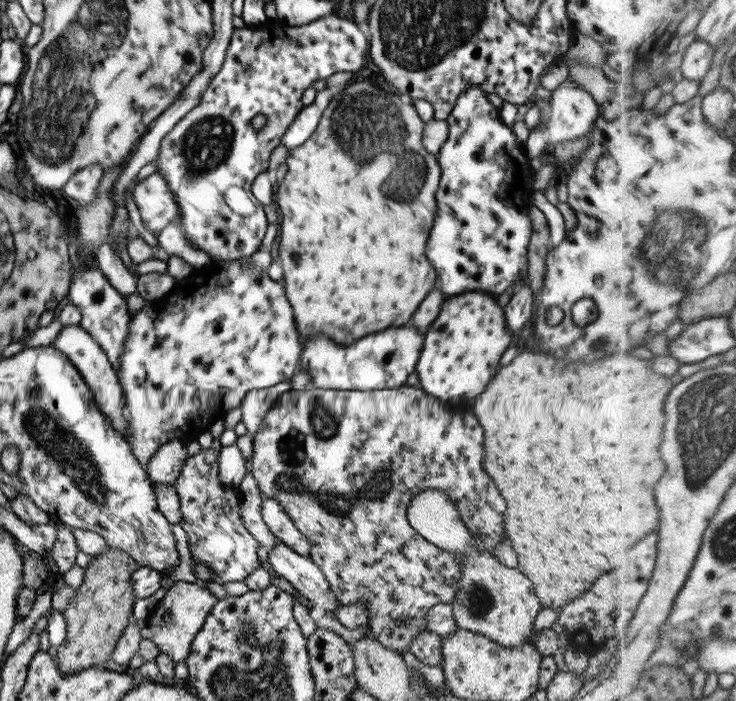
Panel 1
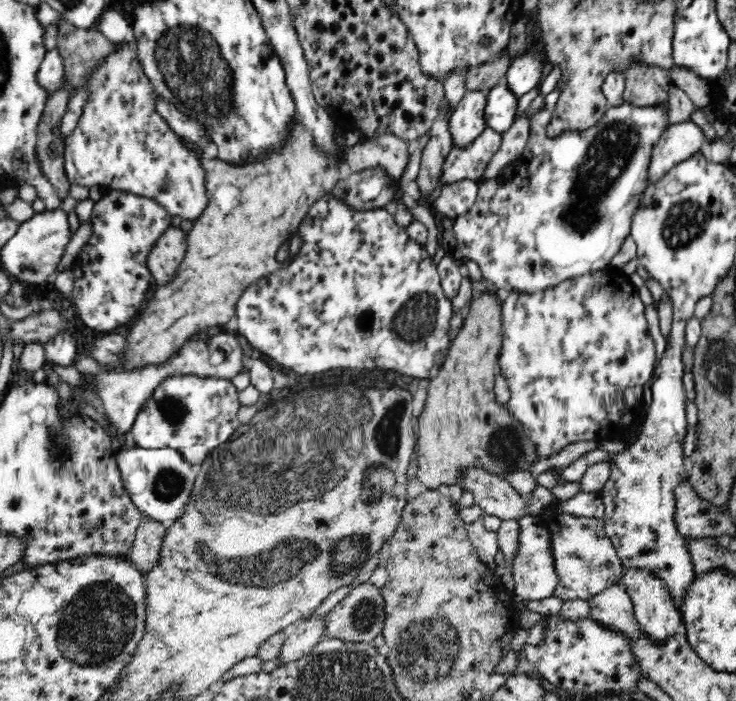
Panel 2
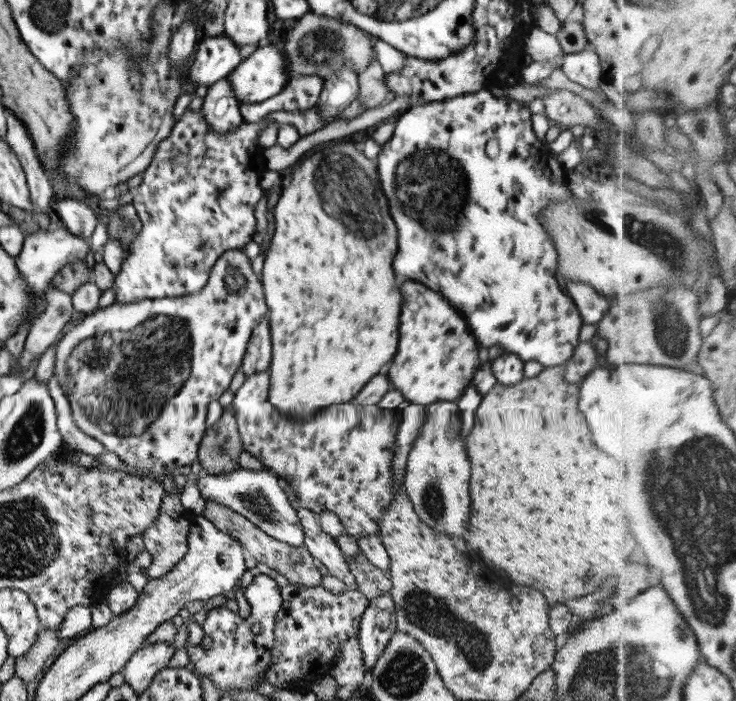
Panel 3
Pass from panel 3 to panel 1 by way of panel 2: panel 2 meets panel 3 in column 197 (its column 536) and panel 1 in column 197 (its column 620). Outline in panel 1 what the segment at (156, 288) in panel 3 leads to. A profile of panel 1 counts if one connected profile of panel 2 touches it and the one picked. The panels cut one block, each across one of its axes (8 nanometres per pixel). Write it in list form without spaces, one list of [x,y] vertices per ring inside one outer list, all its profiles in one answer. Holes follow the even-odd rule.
[[[336,13],[322,16],[317,20],[312,20],[307,24],[301,26],[289,26],[289,32],[283,32],[283,36],[273,36],[271,32],[265,32],[265,30],[243,30],[243,26],[233,29],[231,33],[229,44],[225,49],[224,59],[222,65],[218,68],[218,71],[210,78],[207,90],[203,90],[201,98],[199,98],[199,104],[191,108],[174,126],[161,138],[158,146],[158,156],[155,160],[156,170],[161,172],[167,181],[169,190],[172,192],[174,201],[180,207],[178,212],[179,228],[183,230],[183,236],[186,237],[187,242],[196,249],[206,252],[206,255],[210,260],[223,259],[224,261],[233,261],[237,259],[243,259],[254,253],[257,248],[260,248],[261,239],[266,233],[267,220],[264,213],[263,205],[257,202],[257,199],[252,195],[250,191],[251,183],[253,179],[260,173],[267,169],[268,160],[272,150],[280,144],[281,137],[285,134],[285,130],[289,127],[289,124],[295,119],[295,116],[299,112],[304,111],[305,107],[301,103],[302,93],[311,88],[310,84],[314,80],[325,79],[331,76],[334,72],[357,72],[361,66],[361,62],[365,60],[365,48],[367,48],[367,40],[363,34],[363,27],[355,24],[352,21],[338,17]],[[257,115],[263,116],[265,119],[265,126],[255,132],[251,129],[249,123],[251,119]]]

